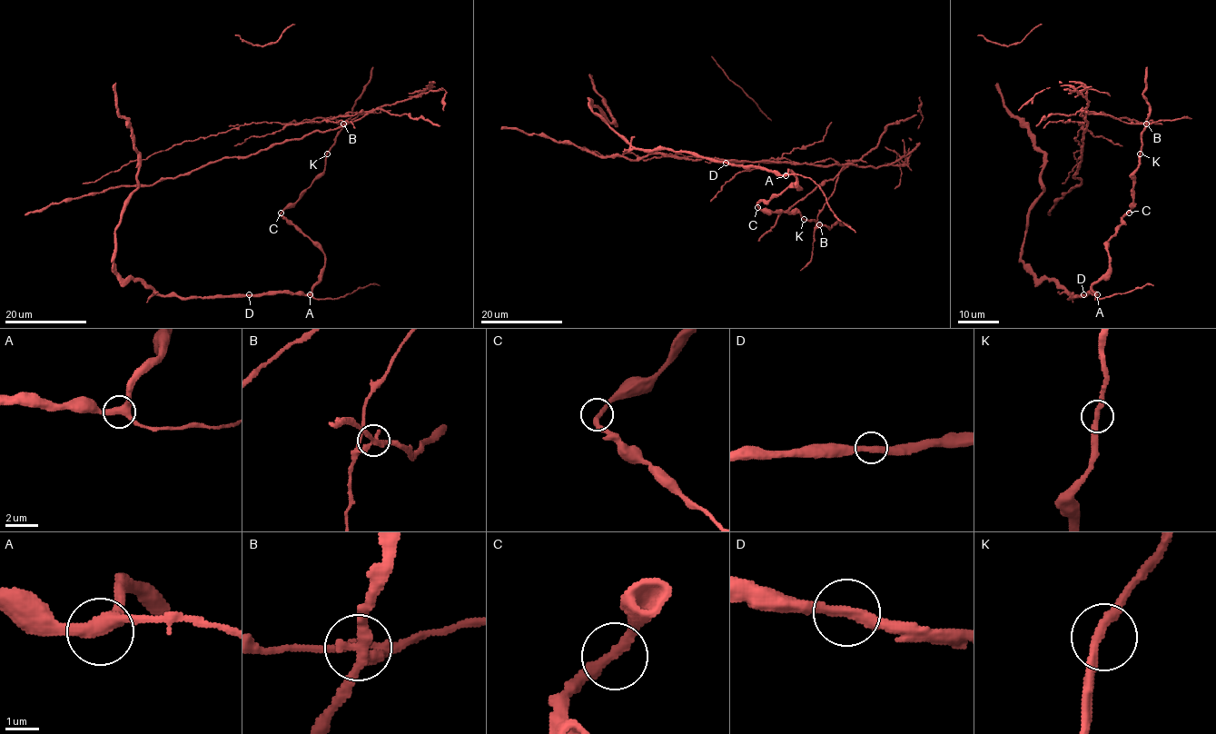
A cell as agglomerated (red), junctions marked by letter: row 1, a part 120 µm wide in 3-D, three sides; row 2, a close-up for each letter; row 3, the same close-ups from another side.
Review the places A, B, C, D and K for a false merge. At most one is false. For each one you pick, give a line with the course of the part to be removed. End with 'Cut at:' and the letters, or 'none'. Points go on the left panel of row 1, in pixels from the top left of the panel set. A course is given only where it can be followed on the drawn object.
B: (343, 123), (366, 114), (246, 156), (210, 162), (153, 183), (121, 185), (51, 203), (25, 215)
Cut at: B

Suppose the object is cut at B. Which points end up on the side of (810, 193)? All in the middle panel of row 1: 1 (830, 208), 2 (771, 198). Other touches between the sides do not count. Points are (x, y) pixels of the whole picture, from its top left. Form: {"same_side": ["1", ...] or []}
{"same_side": []}

